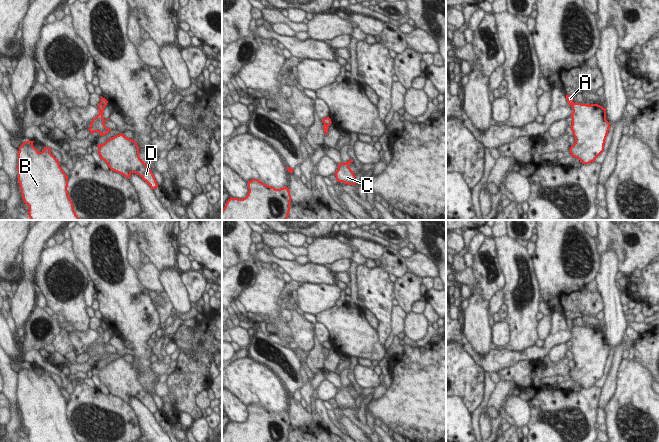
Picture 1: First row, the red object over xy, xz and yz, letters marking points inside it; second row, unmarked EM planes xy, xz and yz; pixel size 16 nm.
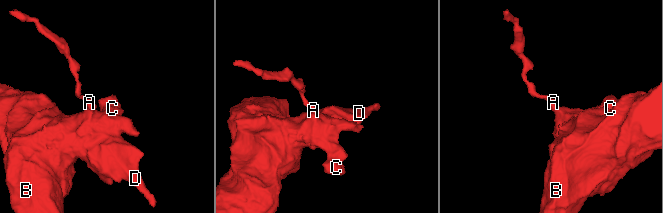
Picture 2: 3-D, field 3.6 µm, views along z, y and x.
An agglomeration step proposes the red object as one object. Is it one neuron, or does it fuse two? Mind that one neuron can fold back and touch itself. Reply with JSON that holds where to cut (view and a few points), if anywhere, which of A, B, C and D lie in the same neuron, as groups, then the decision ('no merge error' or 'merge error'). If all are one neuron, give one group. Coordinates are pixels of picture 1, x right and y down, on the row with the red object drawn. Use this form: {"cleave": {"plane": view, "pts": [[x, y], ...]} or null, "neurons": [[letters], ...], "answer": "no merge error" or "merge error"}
{"cleave": {"plane": "yz", "pts": [[573, 102], [571, 105]]}, "neurons": [["A"], ["B", "C", "D"]], "answer": "merge error"}

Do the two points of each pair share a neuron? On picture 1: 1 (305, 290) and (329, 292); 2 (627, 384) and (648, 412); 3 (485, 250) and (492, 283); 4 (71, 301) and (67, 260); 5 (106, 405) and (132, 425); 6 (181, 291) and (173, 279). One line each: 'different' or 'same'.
1: same
2: same
3: same
4: same
5: same
6: same

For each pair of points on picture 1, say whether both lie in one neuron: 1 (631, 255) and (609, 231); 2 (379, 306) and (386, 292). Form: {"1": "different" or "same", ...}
{"1": "same", "2": "same"}

